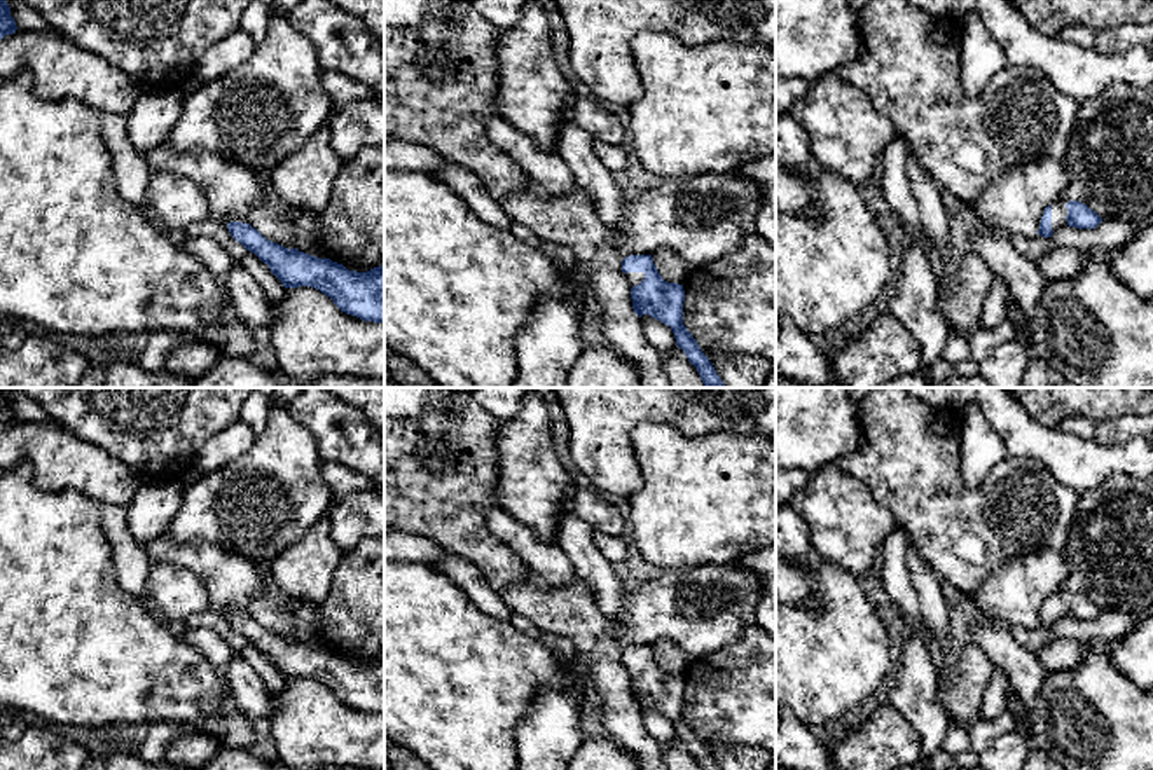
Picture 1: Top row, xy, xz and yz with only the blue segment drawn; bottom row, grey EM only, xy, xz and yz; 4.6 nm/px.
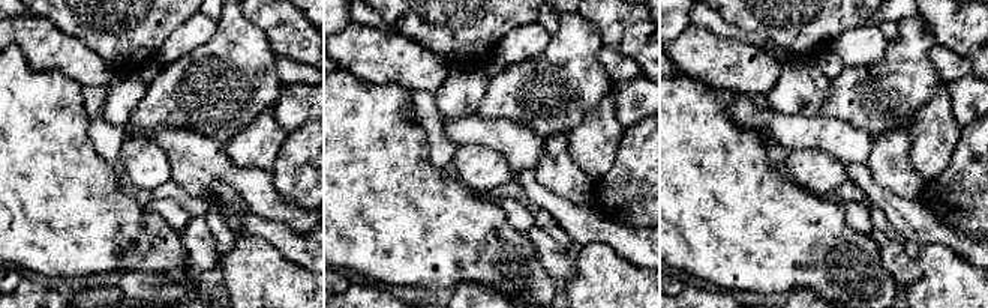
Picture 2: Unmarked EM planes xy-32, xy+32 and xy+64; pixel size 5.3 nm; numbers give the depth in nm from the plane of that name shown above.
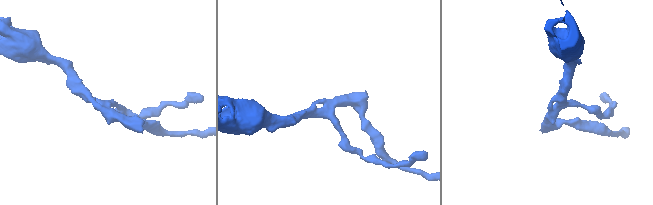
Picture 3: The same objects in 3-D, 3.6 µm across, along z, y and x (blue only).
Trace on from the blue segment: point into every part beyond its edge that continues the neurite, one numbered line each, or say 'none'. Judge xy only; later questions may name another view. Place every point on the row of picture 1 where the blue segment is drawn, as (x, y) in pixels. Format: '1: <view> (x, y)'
none

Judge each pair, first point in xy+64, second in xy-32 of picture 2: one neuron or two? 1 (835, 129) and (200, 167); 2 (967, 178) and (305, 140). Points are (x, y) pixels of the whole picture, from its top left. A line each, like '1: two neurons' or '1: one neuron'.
1: one neuron
2: one neuron

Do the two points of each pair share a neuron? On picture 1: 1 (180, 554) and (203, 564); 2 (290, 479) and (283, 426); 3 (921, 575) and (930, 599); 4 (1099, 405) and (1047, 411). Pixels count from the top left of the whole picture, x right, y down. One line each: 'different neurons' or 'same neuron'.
1: same neuron
2: same neuron
3: same neuron
4: same neuron

